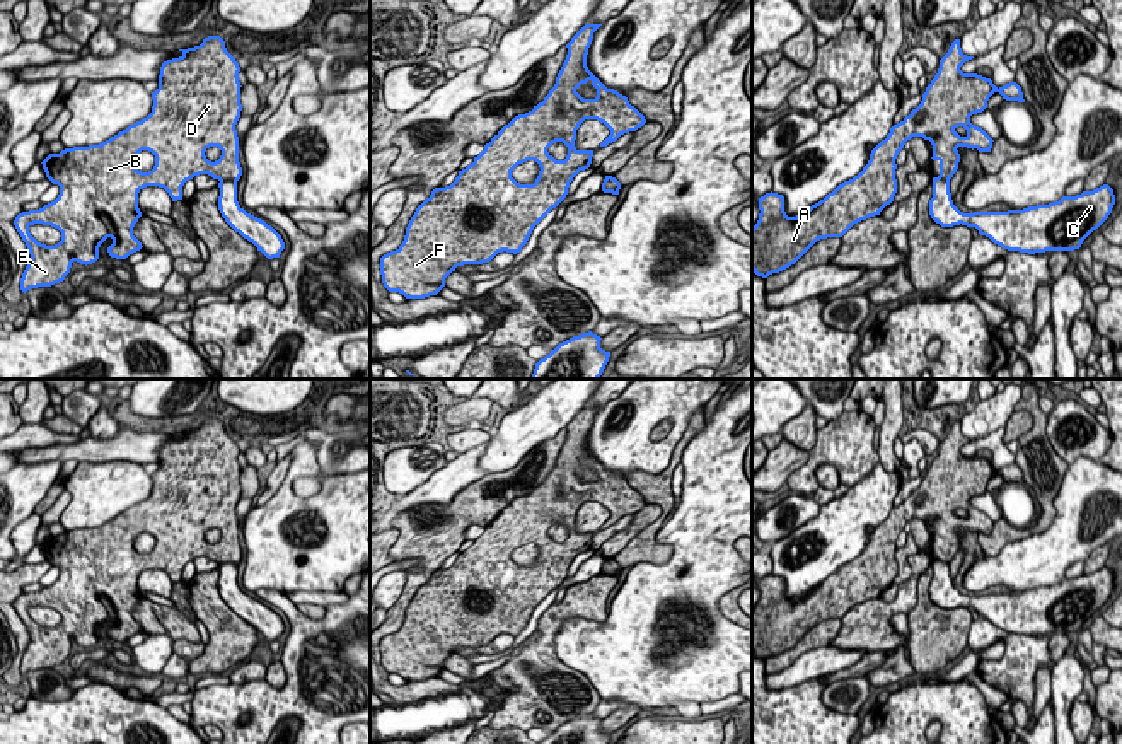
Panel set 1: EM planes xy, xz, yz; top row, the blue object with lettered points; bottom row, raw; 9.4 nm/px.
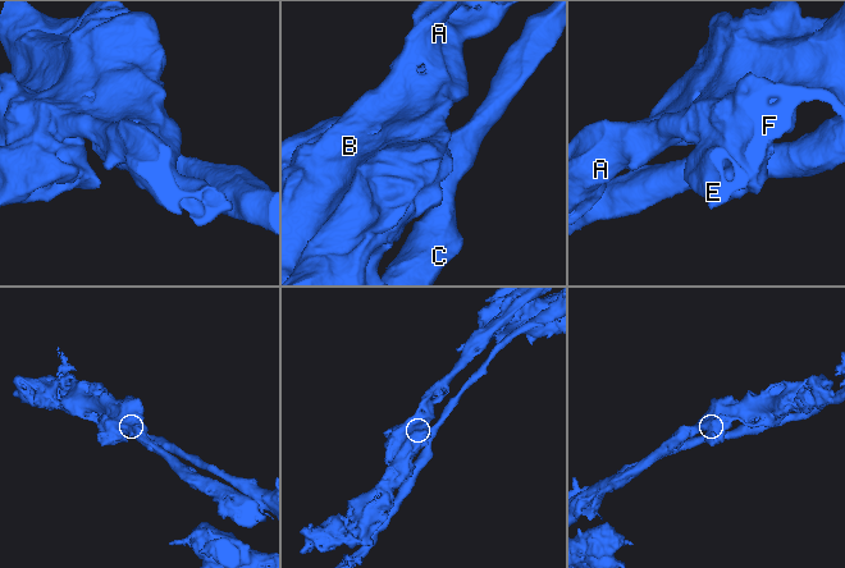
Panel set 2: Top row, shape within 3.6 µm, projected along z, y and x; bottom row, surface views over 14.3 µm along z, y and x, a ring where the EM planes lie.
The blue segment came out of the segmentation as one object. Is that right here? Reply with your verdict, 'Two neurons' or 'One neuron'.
Two neurons

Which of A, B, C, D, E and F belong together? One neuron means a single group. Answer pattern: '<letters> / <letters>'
A B D E F / C

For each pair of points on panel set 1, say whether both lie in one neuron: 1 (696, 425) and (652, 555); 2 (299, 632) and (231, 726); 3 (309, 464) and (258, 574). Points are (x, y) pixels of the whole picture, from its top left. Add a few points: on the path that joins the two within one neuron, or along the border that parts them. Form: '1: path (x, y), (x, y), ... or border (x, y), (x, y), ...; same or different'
1: path (676, 458), (665, 475), (665, 514), (659, 523); same
2: path (297, 662), (297, 681), (277, 702), (254, 702); same
3: path (287, 488), (285, 516), (278, 523), (278, 545); same

